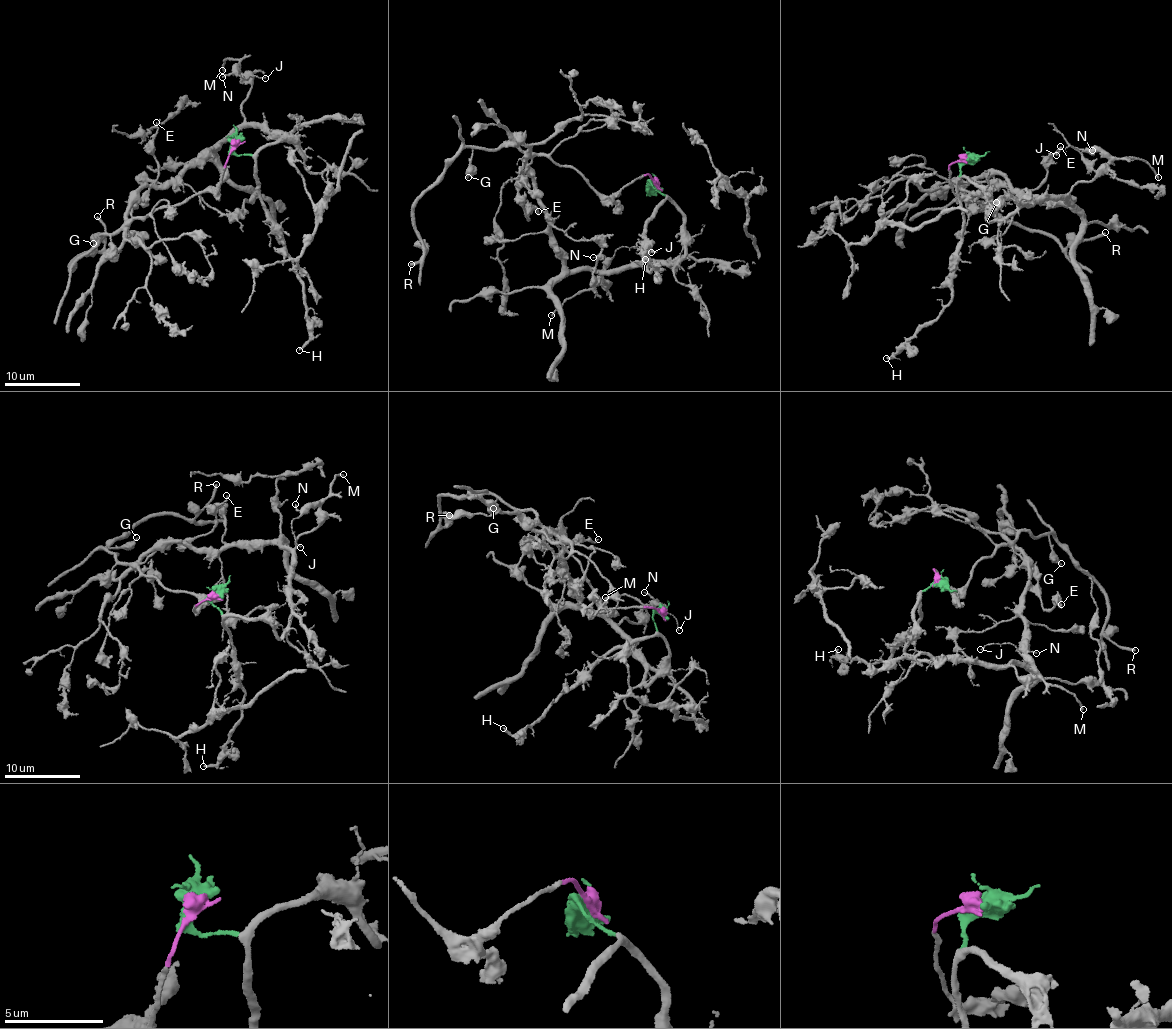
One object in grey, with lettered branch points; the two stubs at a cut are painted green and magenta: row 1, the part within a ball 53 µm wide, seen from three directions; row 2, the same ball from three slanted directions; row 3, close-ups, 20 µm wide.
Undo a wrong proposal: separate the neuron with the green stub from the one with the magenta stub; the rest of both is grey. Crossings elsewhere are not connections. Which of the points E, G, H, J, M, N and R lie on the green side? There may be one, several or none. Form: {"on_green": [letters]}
{"on_green": ["H", "J", "M", "N"]}

